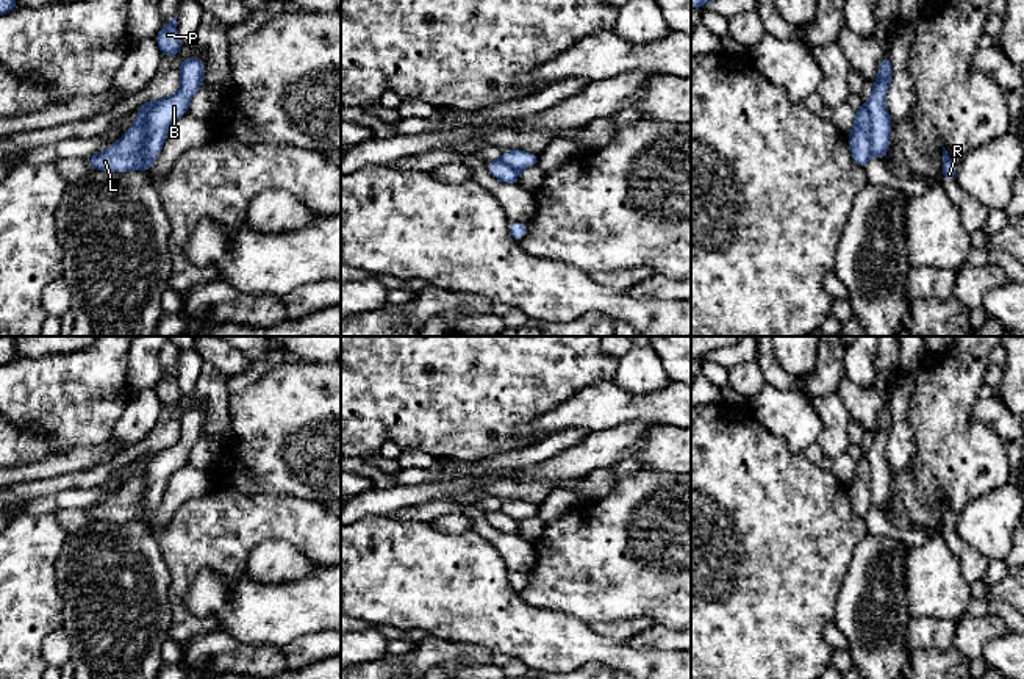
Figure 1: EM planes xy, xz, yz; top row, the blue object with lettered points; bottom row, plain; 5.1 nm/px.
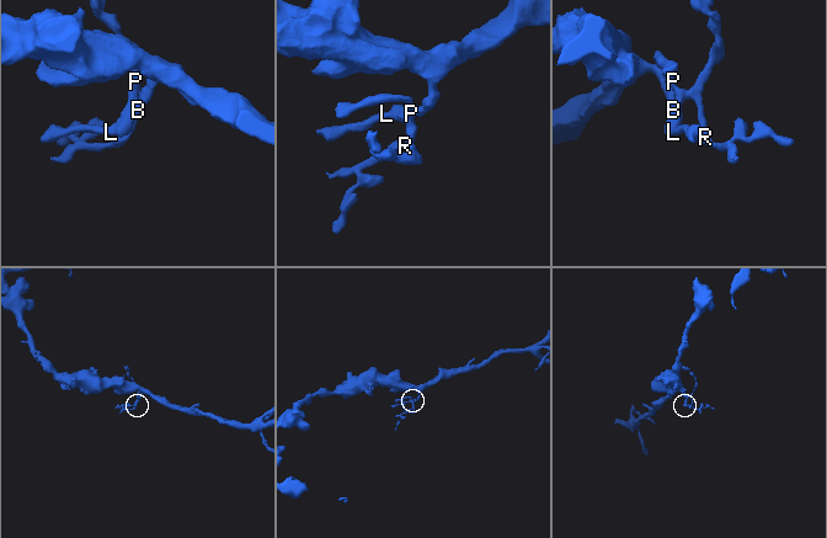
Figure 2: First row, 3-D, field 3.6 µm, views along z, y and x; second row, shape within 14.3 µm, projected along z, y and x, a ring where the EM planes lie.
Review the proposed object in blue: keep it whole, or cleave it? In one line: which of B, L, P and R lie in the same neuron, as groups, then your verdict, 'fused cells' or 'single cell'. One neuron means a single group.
B / L P R; fused cells

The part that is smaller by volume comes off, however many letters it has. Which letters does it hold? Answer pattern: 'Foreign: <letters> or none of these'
Foreign: L, P, R

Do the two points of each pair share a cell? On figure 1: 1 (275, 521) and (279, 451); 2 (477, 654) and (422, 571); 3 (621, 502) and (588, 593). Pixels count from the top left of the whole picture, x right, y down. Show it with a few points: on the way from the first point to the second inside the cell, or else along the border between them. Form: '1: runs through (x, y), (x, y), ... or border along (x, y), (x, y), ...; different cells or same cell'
1: border along (239, 493), (290, 493), (313, 501); different cells
2: border along (435, 635), (443, 640), (485, 646), (493, 653); different cells
3: runs through (621, 524), (621, 551), (601, 571); same cell

